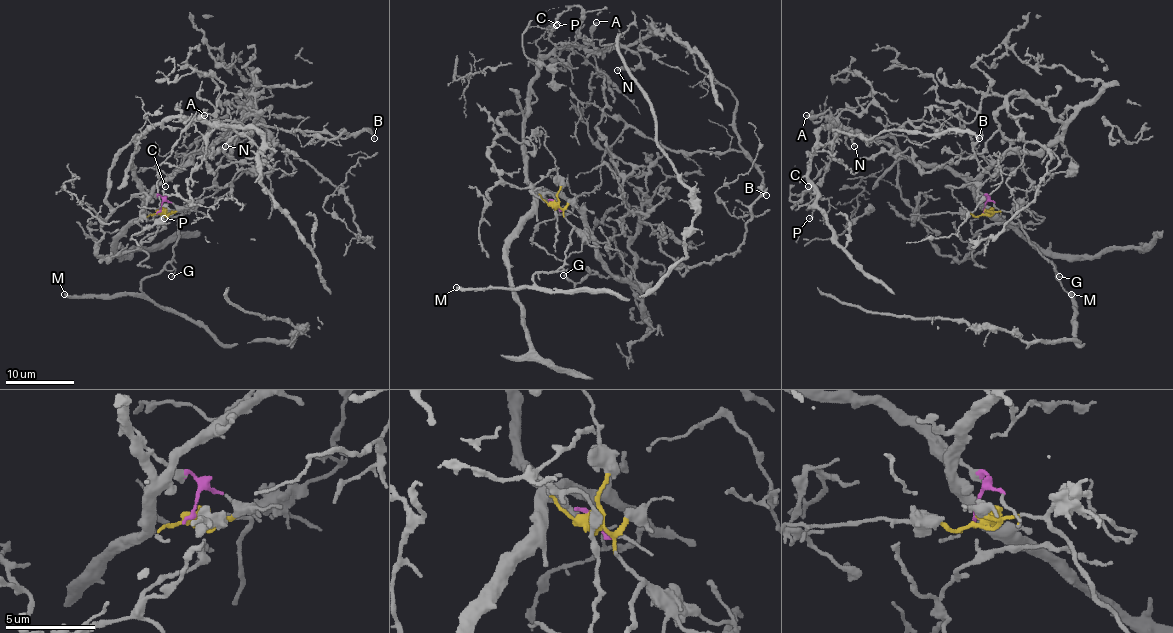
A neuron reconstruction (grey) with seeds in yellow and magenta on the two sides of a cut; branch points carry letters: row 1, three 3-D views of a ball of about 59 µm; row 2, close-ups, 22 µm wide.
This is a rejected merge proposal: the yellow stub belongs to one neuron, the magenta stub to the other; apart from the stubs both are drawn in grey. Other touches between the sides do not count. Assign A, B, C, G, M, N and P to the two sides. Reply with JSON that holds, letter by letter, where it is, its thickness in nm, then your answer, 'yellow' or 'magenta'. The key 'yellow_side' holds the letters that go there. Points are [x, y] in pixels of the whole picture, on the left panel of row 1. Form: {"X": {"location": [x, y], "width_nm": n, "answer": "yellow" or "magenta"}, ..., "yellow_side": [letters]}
{"A": {"location": [204, 115], "width_nm": 320, "answer": "magenta"}, "B": {"location": [374, 138], "width_nm": 240, "answer": "magenta"}, "C": {"location": [165, 186], "width_nm": 160, "answer": "magenta"}, "G": {"location": [171, 276], "width_nm": 120, "answer": "yellow"}, "M": {"location": [64, 294], "width_nm": 360, "answer": "yellow"}, "N": {"location": [225, 146], "width_nm": 200, "answer": "magenta"}, "P": {"location": [164, 218], "width_nm": 150, "answer": "magenta"}, "yellow_side": ["G", "M"]}

